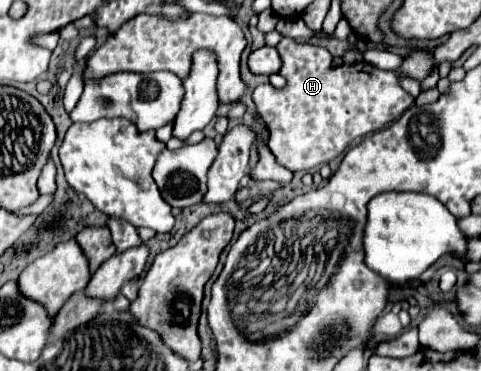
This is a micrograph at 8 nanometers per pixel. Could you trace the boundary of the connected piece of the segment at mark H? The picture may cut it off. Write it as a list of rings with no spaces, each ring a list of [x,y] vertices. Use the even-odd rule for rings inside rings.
[[[281,39],[281,43],[277,45],[277,51],[283,59],[279,73],[287,79],[287,85],[283,89],[275,89],[273,85],[259,85],[253,91],[253,101],[257,105],[261,119],[265,121],[265,125],[269,129],[267,145],[269,145],[271,153],[277,157],[277,161],[283,167],[291,169],[293,173],[333,161],[337,155],[341,155],[345,151],[345,147],[353,139],[379,131],[389,121],[393,123],[415,101],[413,95],[409,95],[399,85],[399,79],[395,77],[395,73],[377,69],[367,61],[355,61],[351,65],[343,63],[339,67],[331,67],[333,57],[325,47],[311,45],[311,43],[299,43],[295,39]],[[349,113],[353,113],[353,119],[325,119],[325,117],[351,117]]]

